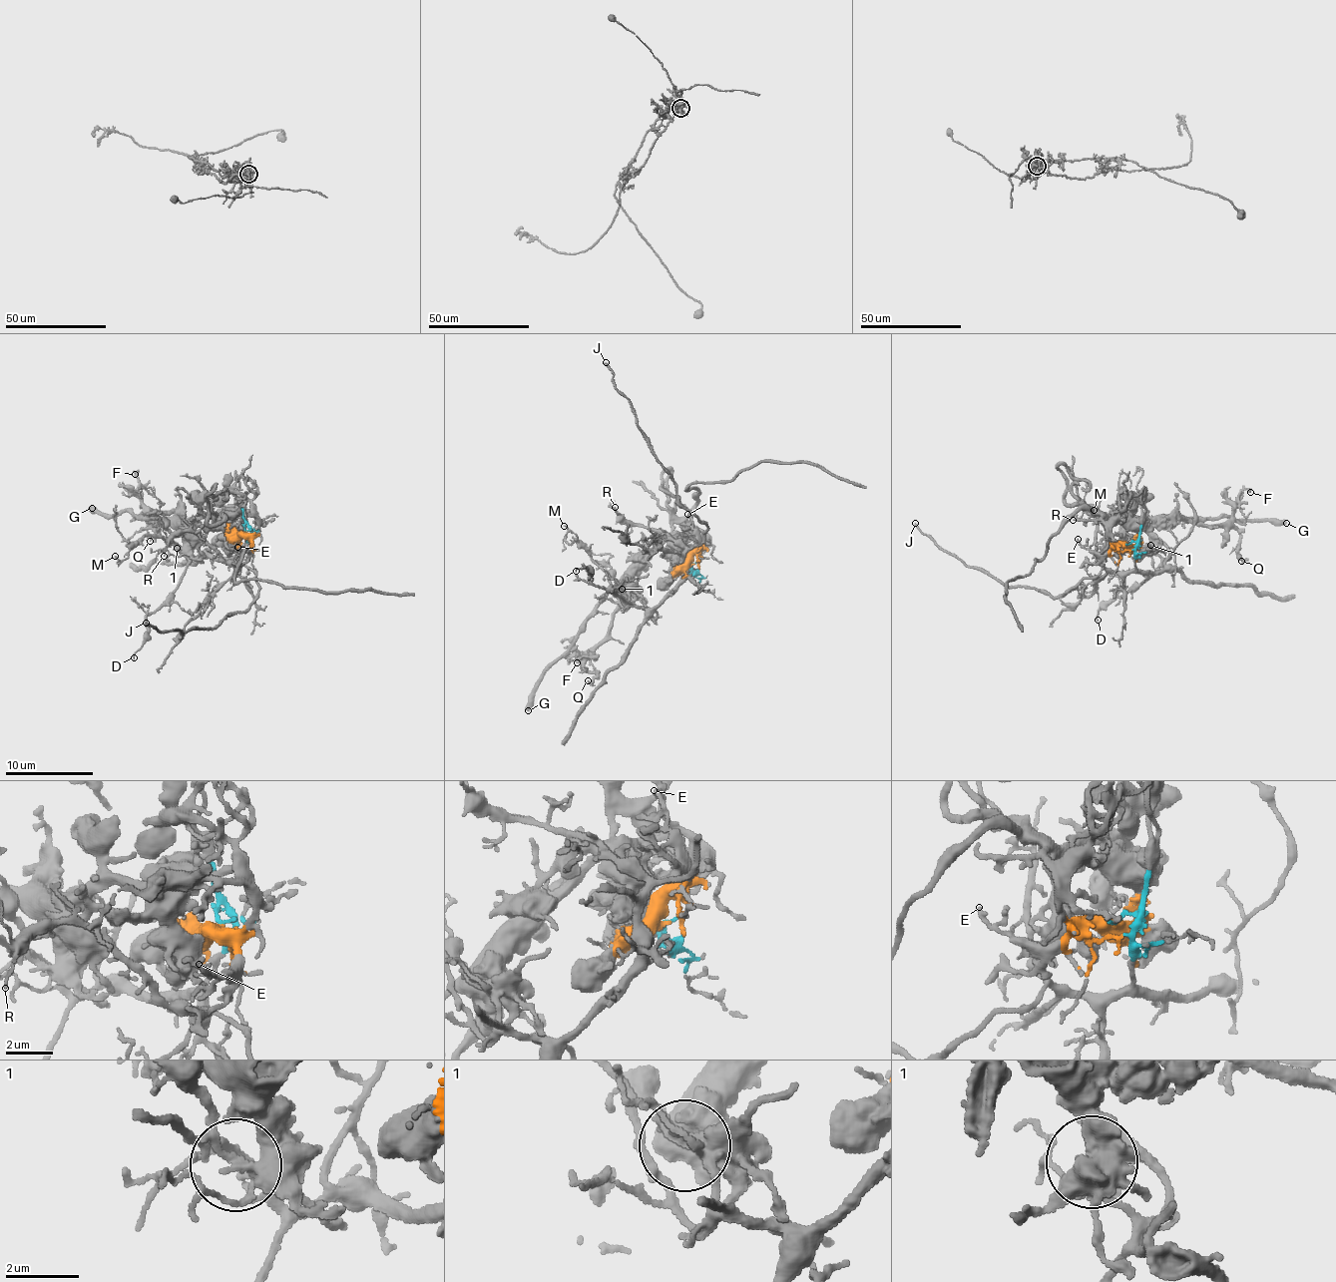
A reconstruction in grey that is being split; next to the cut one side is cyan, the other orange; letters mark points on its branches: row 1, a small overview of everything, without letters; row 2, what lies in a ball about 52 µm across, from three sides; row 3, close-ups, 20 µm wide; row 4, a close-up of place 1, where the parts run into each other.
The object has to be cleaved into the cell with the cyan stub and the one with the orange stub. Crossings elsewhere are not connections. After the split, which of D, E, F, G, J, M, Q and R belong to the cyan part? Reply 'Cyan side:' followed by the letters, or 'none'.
Cyan side: D, J, M, R

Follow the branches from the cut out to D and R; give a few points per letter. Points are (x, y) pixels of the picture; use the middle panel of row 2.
D: (693, 564), (695, 575), (680, 583), (654, 607), (639, 609), (590, 580), (589, 570), (577, 568), (576, 572)
R: (693, 564), (695, 575), (687, 579), (682, 571), (682, 557), (672, 539), (629, 521), (615, 512), (615, 507)

